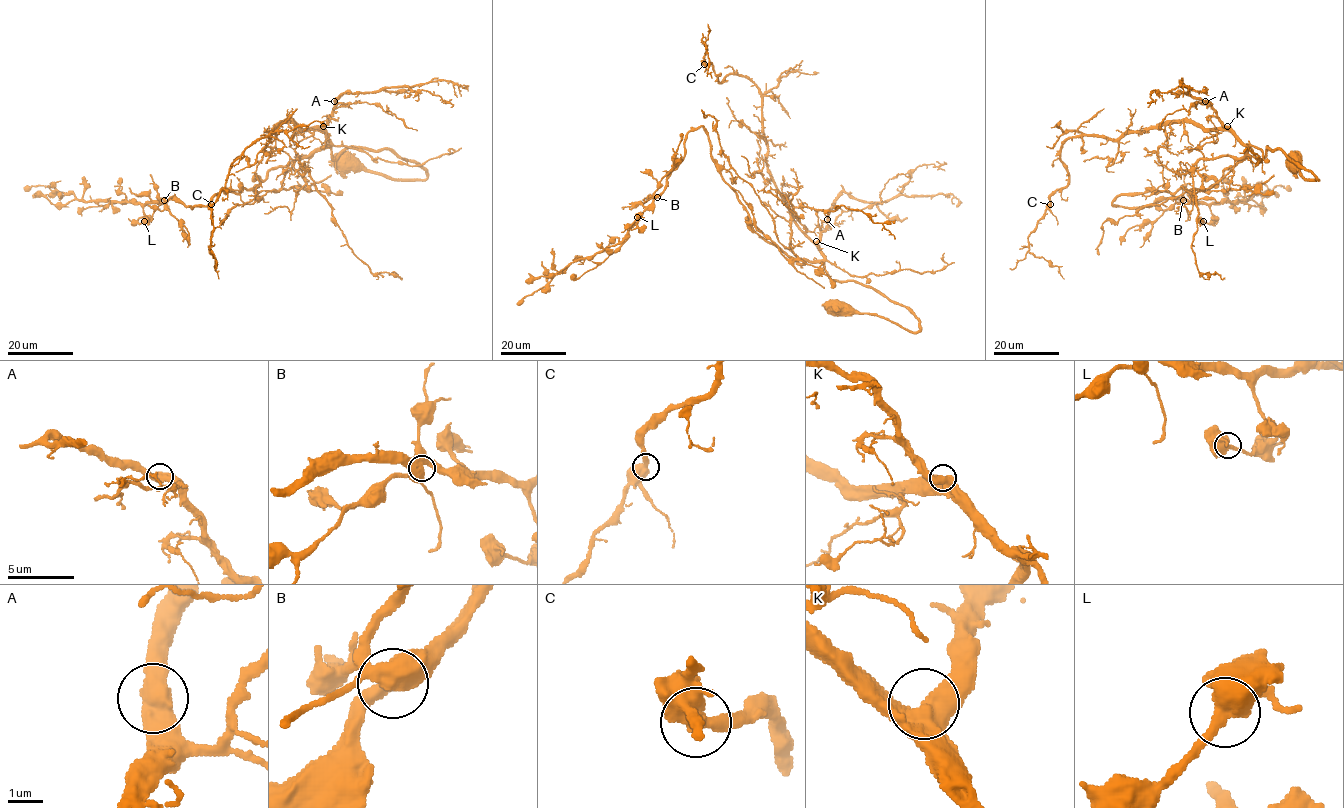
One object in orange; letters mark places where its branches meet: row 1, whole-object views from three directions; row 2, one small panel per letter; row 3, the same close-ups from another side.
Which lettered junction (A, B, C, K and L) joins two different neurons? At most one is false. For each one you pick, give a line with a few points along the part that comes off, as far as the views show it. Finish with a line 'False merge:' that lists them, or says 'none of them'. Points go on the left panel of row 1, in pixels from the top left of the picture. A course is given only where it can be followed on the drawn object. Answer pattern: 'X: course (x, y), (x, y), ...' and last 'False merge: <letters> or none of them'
False merge: none of them

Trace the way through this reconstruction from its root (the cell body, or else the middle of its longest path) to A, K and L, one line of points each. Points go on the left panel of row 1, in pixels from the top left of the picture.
A: (343, 162), (393, 178), (427, 177), (419, 165), (388, 149), (346, 148), (334, 158), (325, 128), (335, 101)
K: (343, 162), (393, 178), (427, 177), (419, 165), (388, 149), (346, 148), (334, 158), (323, 126)
L: (343, 162), (427, 177), (388, 149), (319, 148), (256, 192), (150, 201), (144, 222)

